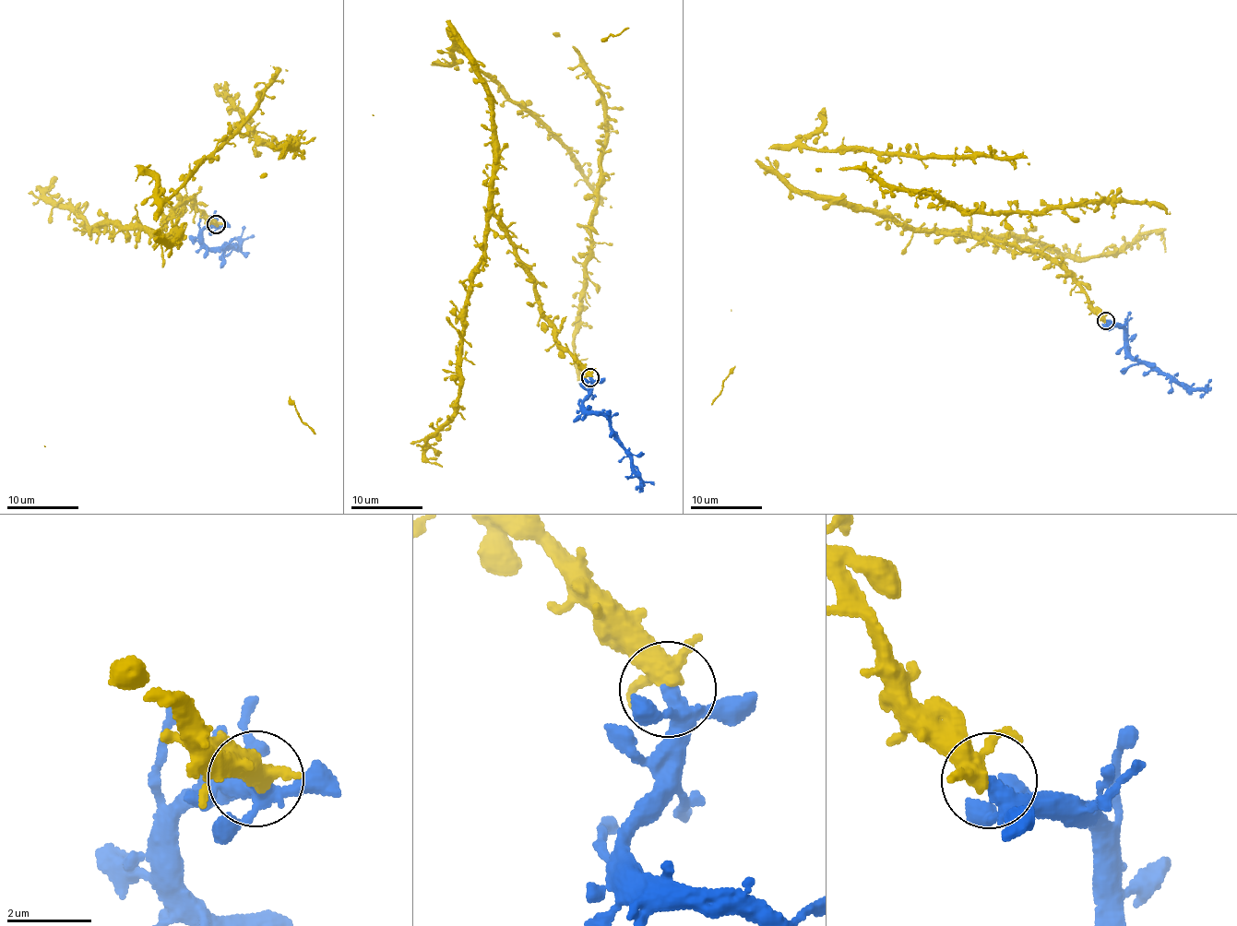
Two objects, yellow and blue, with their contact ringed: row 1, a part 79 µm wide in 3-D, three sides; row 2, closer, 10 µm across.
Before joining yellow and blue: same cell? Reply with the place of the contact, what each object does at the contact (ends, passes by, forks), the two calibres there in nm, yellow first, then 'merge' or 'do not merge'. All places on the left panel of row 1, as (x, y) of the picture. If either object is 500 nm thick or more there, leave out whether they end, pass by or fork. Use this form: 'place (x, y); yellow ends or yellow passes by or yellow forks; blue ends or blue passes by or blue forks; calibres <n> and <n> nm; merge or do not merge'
place (216, 224); yellow forks; blue forks; calibres 320 and 260 nm; merge

